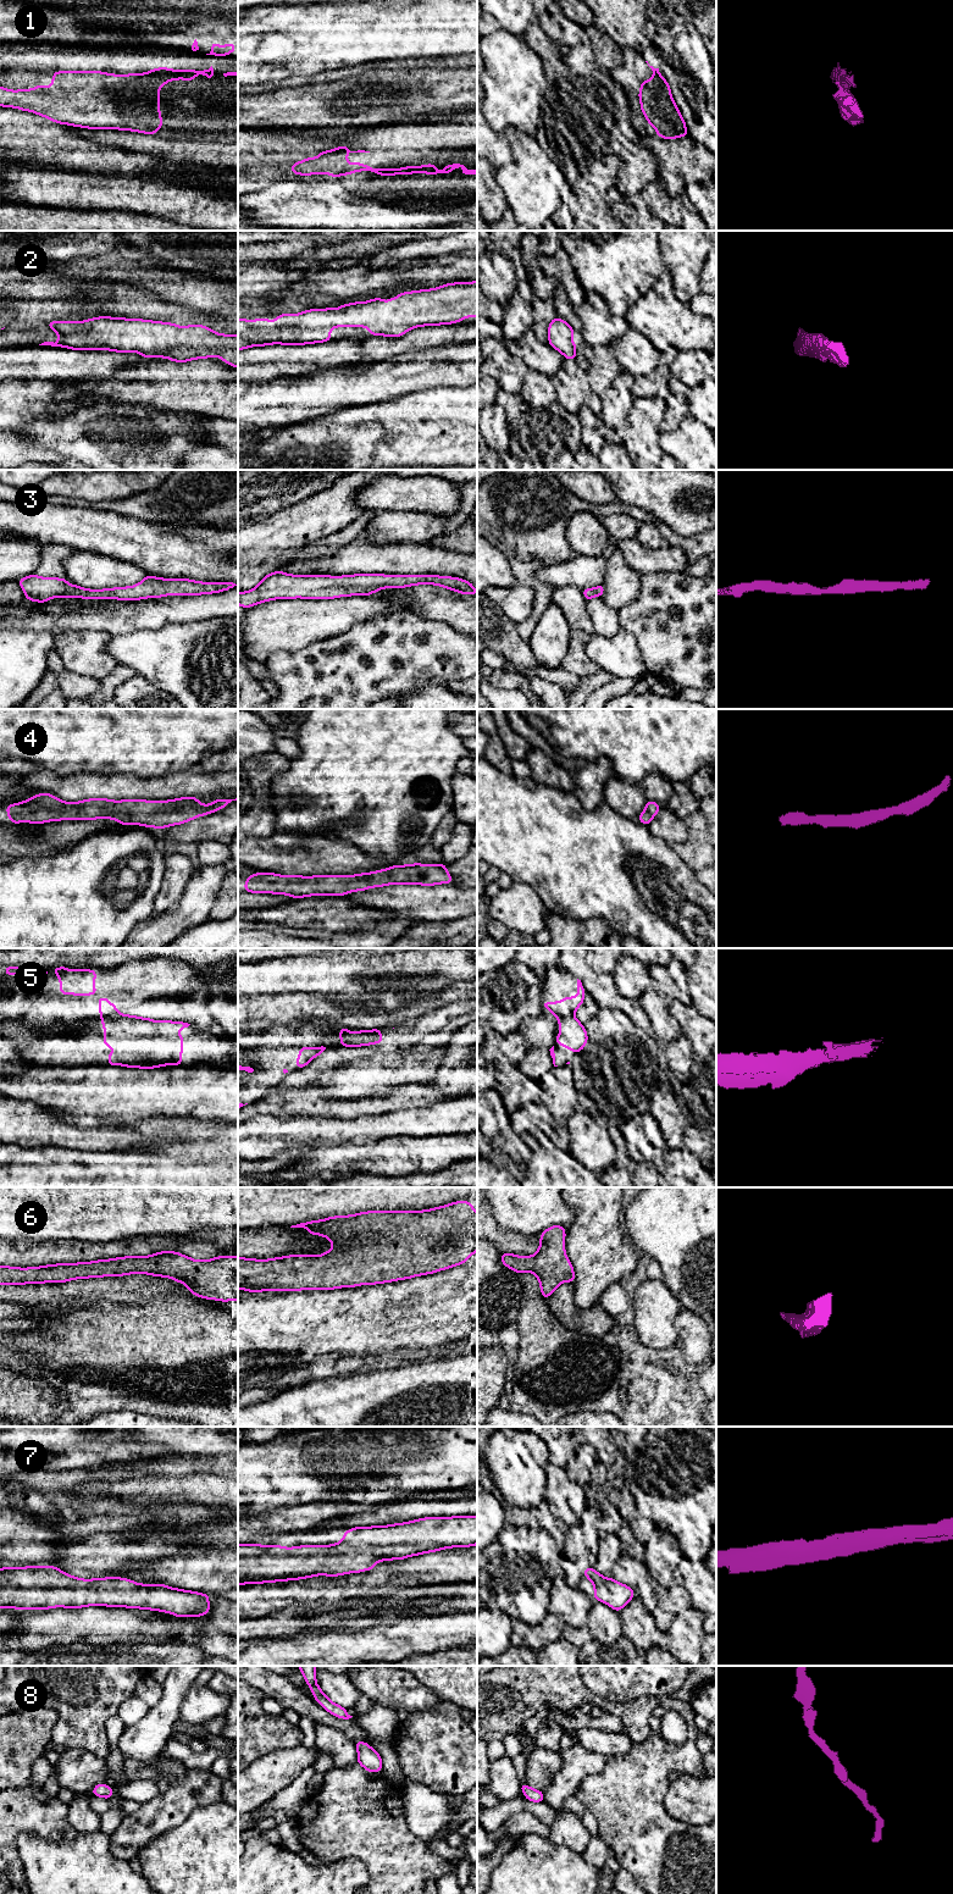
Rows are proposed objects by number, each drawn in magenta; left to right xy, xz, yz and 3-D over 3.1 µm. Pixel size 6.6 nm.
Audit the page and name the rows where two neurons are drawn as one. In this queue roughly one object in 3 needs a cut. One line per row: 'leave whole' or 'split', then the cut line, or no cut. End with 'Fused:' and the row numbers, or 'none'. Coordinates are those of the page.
1: split; cut xy (148, 72), (165, 76), (169, 79)
2: leave whole; cut none
3: leave whole; cut none
4: leave whole; cut none
5: split; cut xy (117, 1013), (110, 1017), (101, 1017)
6: leave whole; cut none
7: leave whole; cut none
8: leave whole; cut none
Fused: 1, 5

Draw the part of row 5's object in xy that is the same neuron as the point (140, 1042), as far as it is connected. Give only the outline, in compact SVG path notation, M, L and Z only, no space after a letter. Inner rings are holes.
M117 1014L101 1017L104 1025L104 1046L112 1046L116 1051L107 1054L107 1065L124 1065L128 1068L153 1069L164 1065L182 1065L183 1041L178 1034L190 1024L185 1021L151 1020L134 1015Z

